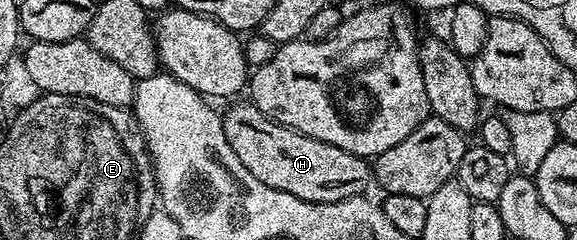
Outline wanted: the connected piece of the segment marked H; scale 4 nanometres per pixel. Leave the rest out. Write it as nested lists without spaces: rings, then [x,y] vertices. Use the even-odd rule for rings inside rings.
[[[249,100],[237,102],[235,101],[233,104],[230,104],[235,104],[235,106],[228,107],[222,114],[224,136],[228,140],[228,144],[232,144],[232,152],[236,152],[236,156],[240,156],[240,164],[244,164],[244,168],[248,168],[248,172],[252,172],[252,176],[256,176],[256,180],[268,184],[268,188],[280,188],[280,192],[292,192],[292,196],[300,196],[300,200],[308,200],[309,202],[339,202],[345,198],[356,198],[365,195],[367,193],[366,189],[372,186],[372,166],[367,159],[357,158],[352,152],[344,152],[344,148],[336,148],[332,144],[324,144],[312,136],[304,136],[292,128],[282,126],[279,122],[274,122],[268,116],[264,116],[264,112],[260,112],[260,108],[256,108],[253,102]]]

